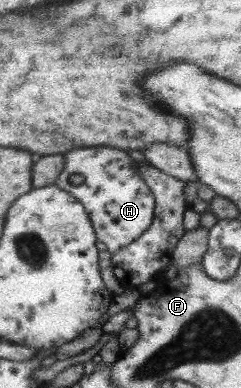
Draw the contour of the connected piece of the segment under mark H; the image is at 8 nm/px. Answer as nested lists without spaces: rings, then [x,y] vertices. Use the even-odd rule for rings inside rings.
[[[107,146],[71,150],[65,156],[65,170],[57,178],[56,184],[61,190],[72,194],[84,206],[85,212],[93,225],[96,237],[106,244],[107,251],[112,255],[119,252],[125,245],[131,244],[136,238],[139,238],[143,234],[143,231],[147,230],[153,222],[155,208],[154,196],[147,183],[138,173],[136,162],[131,160],[129,154],[125,154],[123,150],[107,148]],[[73,174],[81,174],[83,176],[83,183],[77,184],[77,186],[72,184],[69,178]]]

